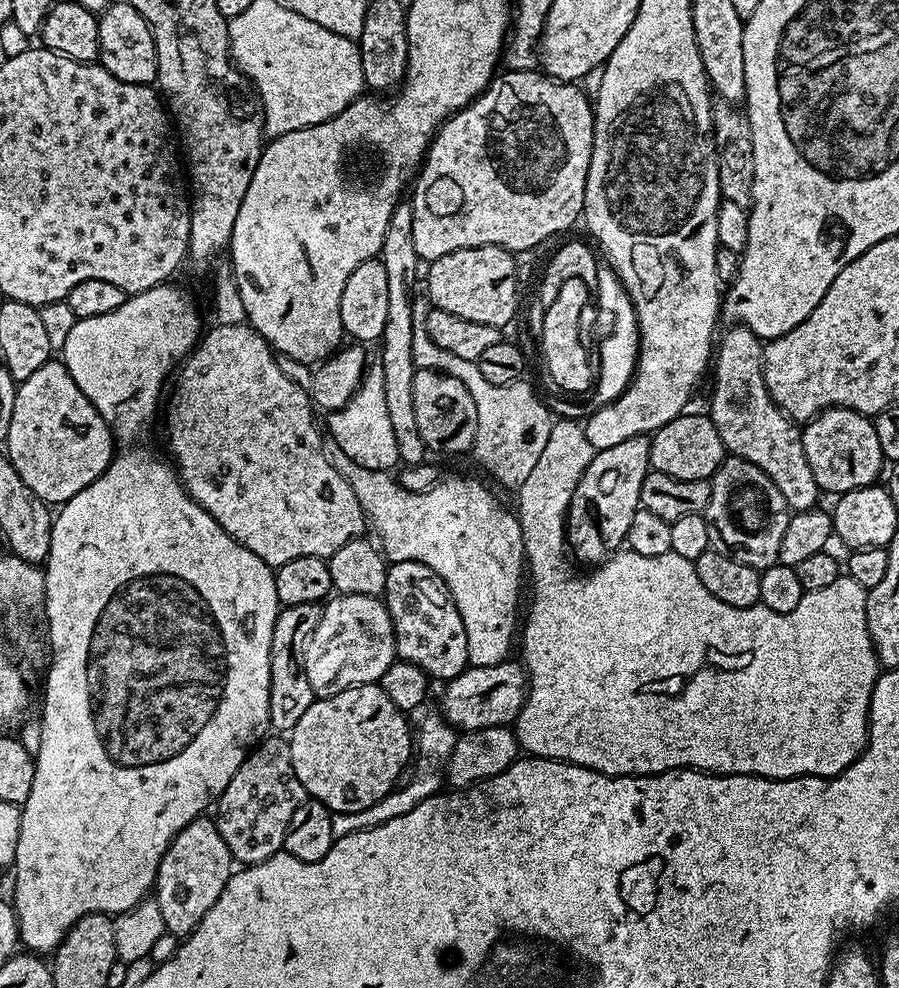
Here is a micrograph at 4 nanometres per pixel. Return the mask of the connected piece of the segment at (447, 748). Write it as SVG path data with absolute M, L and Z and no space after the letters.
M433 714L433 716L426 717L421 722L420 729L417 727L414 732L414 748L418 756L421 756L421 760L415 761L413 781L402 790L392 791L386 798L374 802L374 806L366 806L366 810L334 812L332 814L333 837L339 838L355 832L364 832L367 828L373 828L382 822L390 822L390 818L402 818L402 814L410 814L410 810L414 810L418 802L437 795L441 791L440 783L441 786L445 783L445 765L451 757L457 739L457 729L453 728L443 716Z

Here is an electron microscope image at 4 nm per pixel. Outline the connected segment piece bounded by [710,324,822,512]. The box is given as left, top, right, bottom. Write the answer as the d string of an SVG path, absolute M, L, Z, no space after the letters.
M732 324L728 329L721 331L718 336L718 343L714 348L714 367L710 372L710 380L712 376L712 409L710 415L714 426L718 430L718 438L722 438L725 453L742 458L746 462L754 462L754 466L758 466L758 470L762 470L762 474L766 474L766 478L770 478L770 482L774 482L774 486L778 486L778 490L782 490L782 498L786 498L789 509L792 512L801 512L807 508L817 507L818 498L821 499L822 493L819 486L814 482L814 473L810 471L810 462L806 462L806 450L802 446L802 432L799 427L776 405L774 398L770 398L770 390L766 390L766 378L764 377L764 344L759 336L756 336L744 324Z

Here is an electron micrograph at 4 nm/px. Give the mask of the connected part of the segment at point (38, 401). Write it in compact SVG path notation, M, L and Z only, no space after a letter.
M53 358L49 360L41 368L34 370L34 374L30 374L30 378L19 381L16 397L14 398L14 414L10 414L10 430L8 431L8 439L6 441L6 447L8 447L6 455L14 466L14 470L18 470L18 475L22 477L22 482L26 482L26 486L30 486L30 490L34 490L34 494L38 494L38 498L42 498L45 504L49 506L65 504L70 498L74 498L74 494L78 494L83 488L90 486L90 482L97 480L112 462L114 455L112 444L114 445L114 437L111 428L98 414L98 410L94 410L94 406L88 401L86 394L82 394L82 390L78 390L74 378L70 378L68 367L59 359Z

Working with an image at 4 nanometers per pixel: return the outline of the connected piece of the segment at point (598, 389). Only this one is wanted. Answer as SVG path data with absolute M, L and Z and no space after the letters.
M611 265L598 266L598 282L595 289L601 304L613 317L610 332L600 346L600 364L598 360L596 379L591 393L593 405L600 407L616 400L631 384L636 363L639 360L640 329L636 323L636 312L633 310L632 300Z

